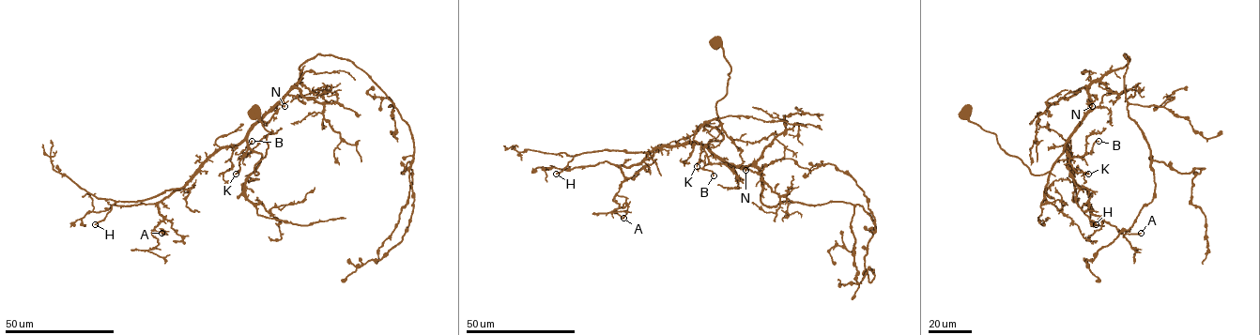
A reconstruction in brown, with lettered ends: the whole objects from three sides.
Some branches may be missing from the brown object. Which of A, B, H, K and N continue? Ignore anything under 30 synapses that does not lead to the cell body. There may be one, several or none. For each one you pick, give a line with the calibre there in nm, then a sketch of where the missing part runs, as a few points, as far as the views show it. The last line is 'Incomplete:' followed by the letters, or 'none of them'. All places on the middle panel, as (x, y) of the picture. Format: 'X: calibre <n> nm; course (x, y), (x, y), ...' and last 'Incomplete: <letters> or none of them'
H: calibre 200 nm; course (556, 174), (559, 182), (557, 204), (565, 209), (569, 220), (568, 225), (561, 227), (553, 221)
Incomplete: H

